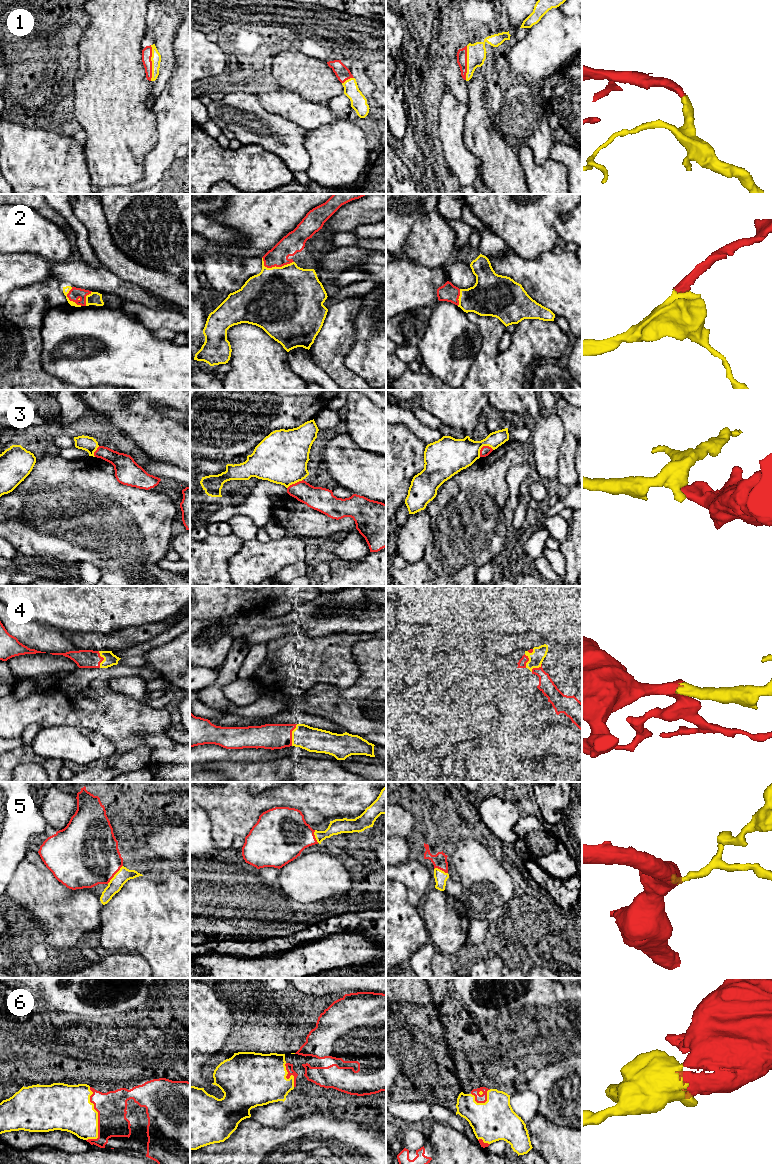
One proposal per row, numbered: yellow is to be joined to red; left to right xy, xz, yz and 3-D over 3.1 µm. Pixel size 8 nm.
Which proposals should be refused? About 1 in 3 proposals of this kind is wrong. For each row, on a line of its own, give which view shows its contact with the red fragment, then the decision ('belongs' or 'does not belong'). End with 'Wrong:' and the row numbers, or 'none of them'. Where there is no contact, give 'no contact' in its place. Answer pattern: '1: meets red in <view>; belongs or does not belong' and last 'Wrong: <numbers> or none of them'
1: meets red in xy; belongs
2: meets red in xz; belongs
3: meets red in yz; does not belong
4: meets red in xz; belongs
5: meets red in xy; belongs
6: meets red in xy; belongs
Wrong: 3

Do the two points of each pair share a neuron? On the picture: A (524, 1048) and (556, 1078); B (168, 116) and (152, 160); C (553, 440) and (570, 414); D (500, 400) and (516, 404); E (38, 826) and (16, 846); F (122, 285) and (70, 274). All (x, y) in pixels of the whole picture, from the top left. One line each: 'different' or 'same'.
A: different
B: same
C: different
D: same
E: same
F: same

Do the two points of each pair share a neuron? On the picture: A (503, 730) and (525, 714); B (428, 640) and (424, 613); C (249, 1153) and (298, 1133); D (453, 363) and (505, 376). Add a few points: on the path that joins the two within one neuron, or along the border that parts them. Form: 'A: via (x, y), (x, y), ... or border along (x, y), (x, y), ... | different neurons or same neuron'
A: via (508, 725), (520, 714) | same neuron
B: border along (403, 621), (438, 625), (444, 631) | different neurons
C: via (261, 1150), (286, 1145) | same neuron
D: border along (481, 346), (475, 361), (464, 379) | different neurons

